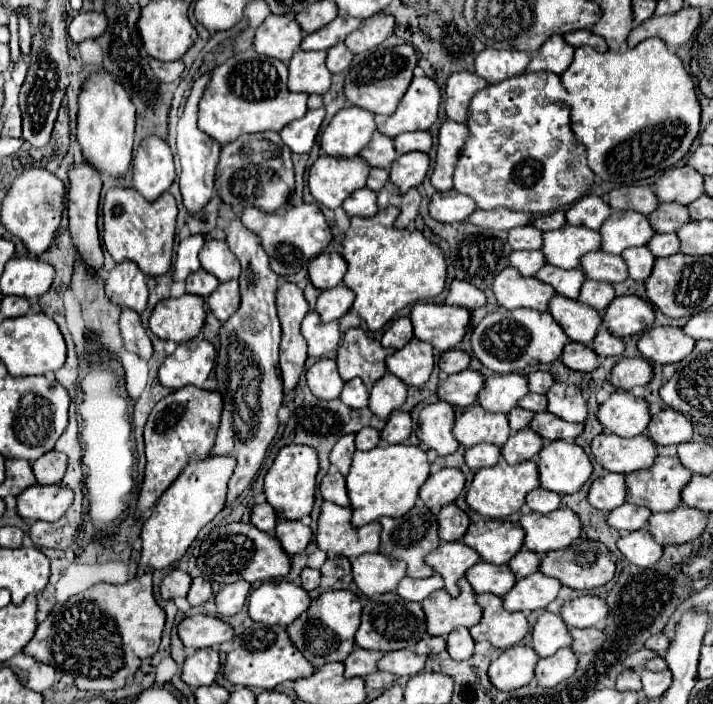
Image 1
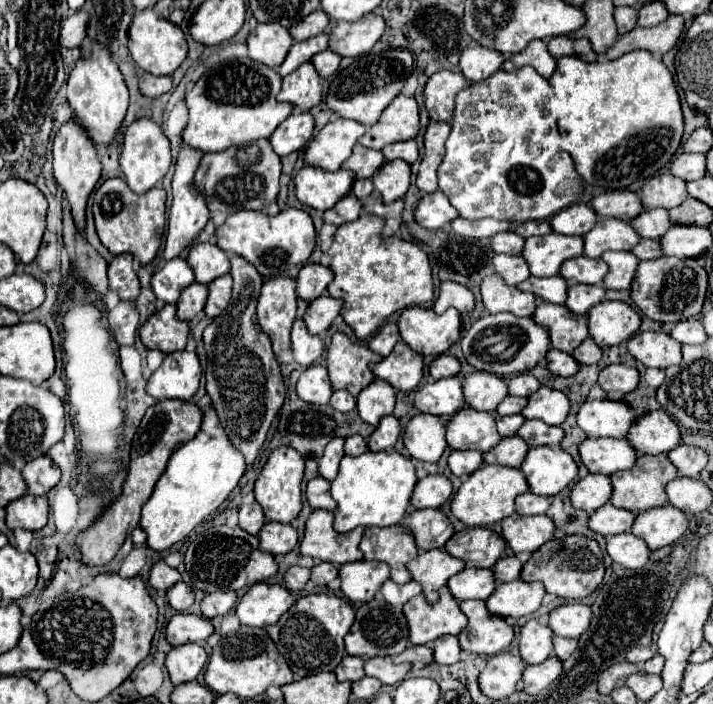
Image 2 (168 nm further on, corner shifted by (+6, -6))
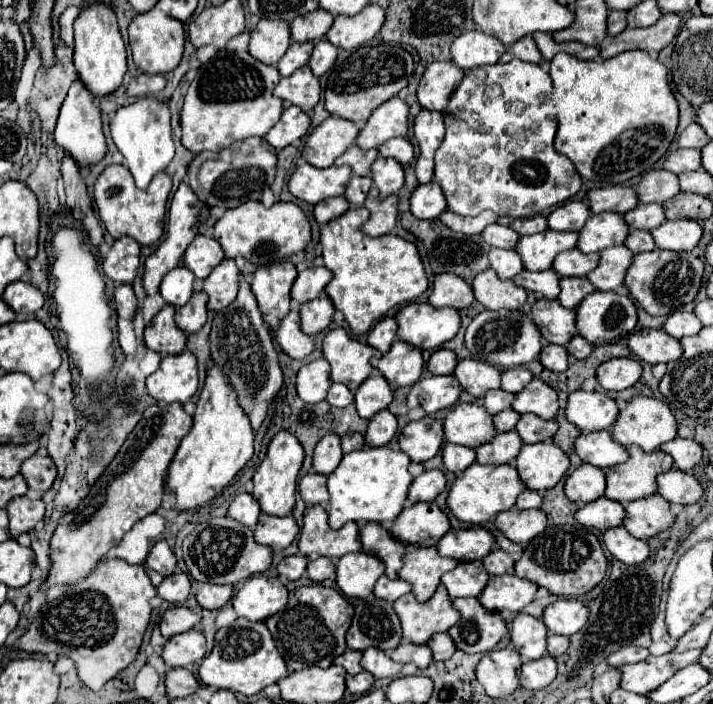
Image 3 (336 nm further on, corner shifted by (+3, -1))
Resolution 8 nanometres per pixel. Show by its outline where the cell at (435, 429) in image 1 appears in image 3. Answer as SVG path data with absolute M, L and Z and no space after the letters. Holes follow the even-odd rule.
M433 417L411 421L399 435L399 447L415 463L429 461L443 445L443 425Z

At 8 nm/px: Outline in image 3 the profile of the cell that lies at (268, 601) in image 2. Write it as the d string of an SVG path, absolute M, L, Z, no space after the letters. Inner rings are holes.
M255 575L233 597L233 609L249 621L265 621L287 605L287 589L277 577Z

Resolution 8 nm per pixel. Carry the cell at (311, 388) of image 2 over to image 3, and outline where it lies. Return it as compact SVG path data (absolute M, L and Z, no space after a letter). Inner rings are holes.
M315 359L315 361L311 361L299 369L299 373L297 373L297 395L305 403L323 401L329 387L331 387L329 363L325 359Z

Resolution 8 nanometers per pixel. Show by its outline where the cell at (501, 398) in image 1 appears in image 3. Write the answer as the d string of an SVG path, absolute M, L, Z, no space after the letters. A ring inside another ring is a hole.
M461 359L455 367L455 377L467 393L481 399L485 395L485 391L499 387L501 371L495 369L493 365L489 365L487 361Z

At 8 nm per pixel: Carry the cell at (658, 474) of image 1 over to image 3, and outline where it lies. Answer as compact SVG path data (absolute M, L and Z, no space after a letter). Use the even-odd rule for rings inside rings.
M633 445L627 449L627 453L629 459L625 463L605 469L605 497L623 505L657 493L657 475L673 467L671 457L663 451L645 453L641 447Z

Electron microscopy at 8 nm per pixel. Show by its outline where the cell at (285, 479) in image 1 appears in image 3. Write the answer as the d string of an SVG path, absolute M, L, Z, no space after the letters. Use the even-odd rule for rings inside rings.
M279 431L277 435L273 435L267 447L267 455L253 475L253 485L255 485L253 497L257 499L263 513L277 515L277 517L291 513L297 497L297 475L299 475L301 463L303 463L303 447L297 441L297 437L291 435L289 431Z

